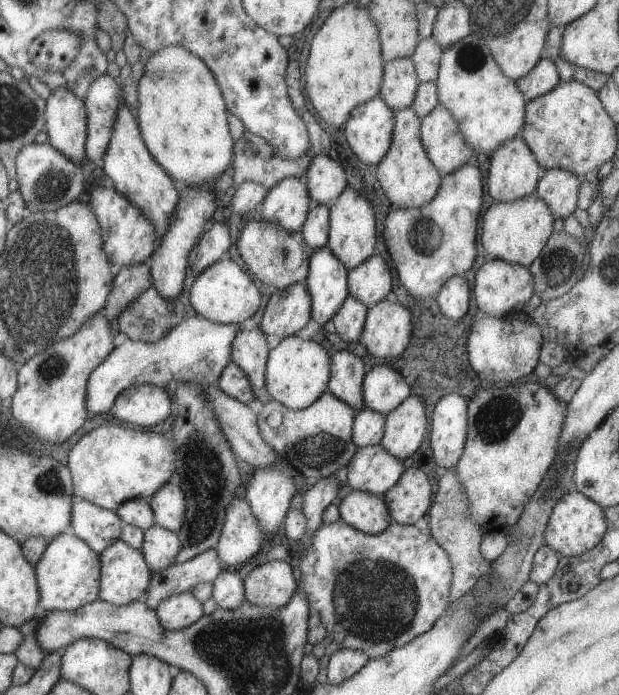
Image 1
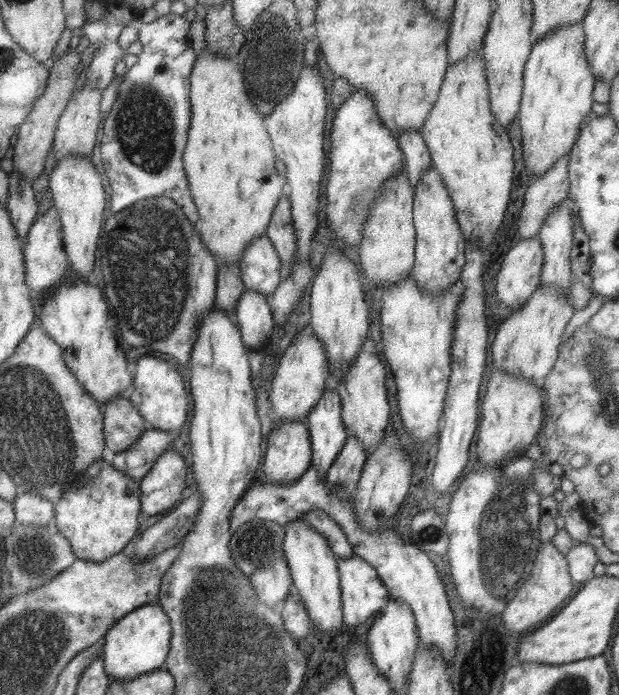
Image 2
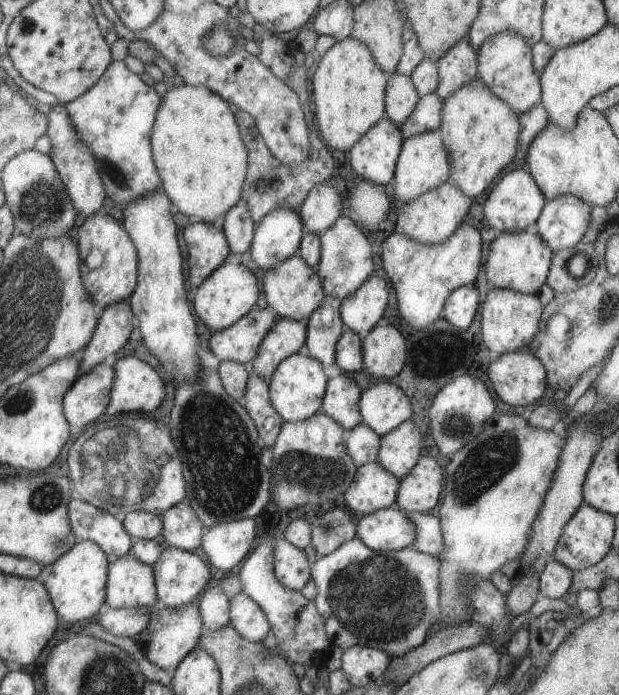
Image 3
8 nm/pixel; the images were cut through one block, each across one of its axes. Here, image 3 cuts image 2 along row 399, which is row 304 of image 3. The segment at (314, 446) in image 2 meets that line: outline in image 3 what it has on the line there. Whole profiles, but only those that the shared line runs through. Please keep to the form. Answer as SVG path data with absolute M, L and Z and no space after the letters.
M324 294L321 304L307 318L303 351L321 366L331 366L335 362L335 344L344 325L339 307L339 298Z

